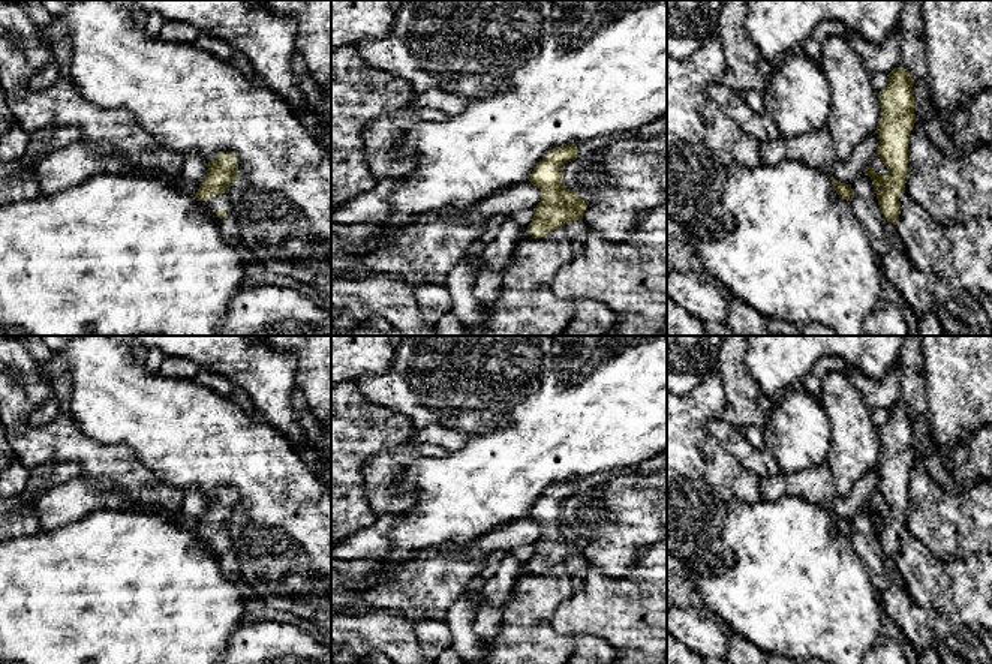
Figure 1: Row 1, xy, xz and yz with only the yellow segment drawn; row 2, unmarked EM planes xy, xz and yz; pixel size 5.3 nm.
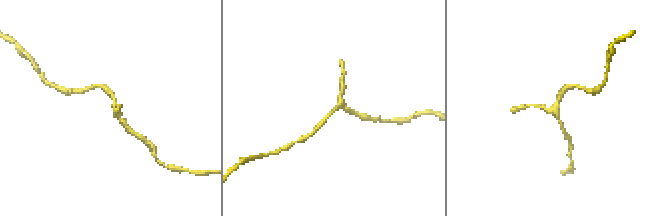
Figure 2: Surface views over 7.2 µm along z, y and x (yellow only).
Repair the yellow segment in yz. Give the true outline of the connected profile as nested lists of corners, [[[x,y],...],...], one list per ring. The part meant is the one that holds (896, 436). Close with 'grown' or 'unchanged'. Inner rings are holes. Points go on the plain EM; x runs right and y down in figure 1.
[[[905,403],[889,409],[887,423],[878,429],[881,454],[877,463],[880,474],[877,490],[887,504],[881,511],[869,502],[866,508],[874,520],[878,541],[887,558],[896,561],[901,550],[901,529],[908,510],[908,472],[917,457],[914,450],[914,415]]]; unchanged

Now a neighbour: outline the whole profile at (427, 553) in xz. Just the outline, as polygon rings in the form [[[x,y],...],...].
[[[447,543],[438,549],[424,549],[424,550],[415,552],[415,558],[417,559],[432,559],[444,553],[456,553],[456,552],[457,552],[457,547],[451,543]]]

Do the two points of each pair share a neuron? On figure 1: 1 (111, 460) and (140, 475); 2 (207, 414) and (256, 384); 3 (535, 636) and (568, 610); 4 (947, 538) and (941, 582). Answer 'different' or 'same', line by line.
1: same
2: different
3: different
4: different

